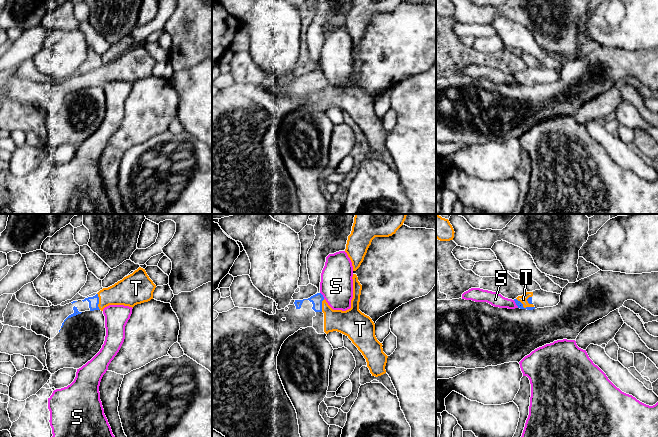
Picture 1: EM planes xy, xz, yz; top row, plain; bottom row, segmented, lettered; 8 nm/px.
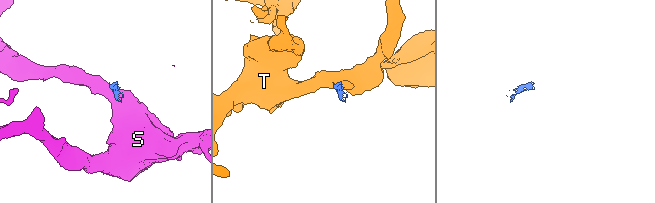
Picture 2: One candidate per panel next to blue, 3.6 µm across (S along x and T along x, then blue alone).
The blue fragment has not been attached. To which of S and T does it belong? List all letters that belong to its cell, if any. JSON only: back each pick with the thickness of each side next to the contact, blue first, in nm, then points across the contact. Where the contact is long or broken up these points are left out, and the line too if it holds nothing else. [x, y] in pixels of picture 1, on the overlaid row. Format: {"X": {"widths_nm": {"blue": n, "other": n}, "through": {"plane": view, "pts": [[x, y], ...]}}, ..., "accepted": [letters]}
{"T": {"widths_nm": {"blue": 50, "other": 60}, "through": {"plane": "yz", "pts": [[518, 303], [523, 307], [523, 299]]}}, "accepted": ["T"]}

